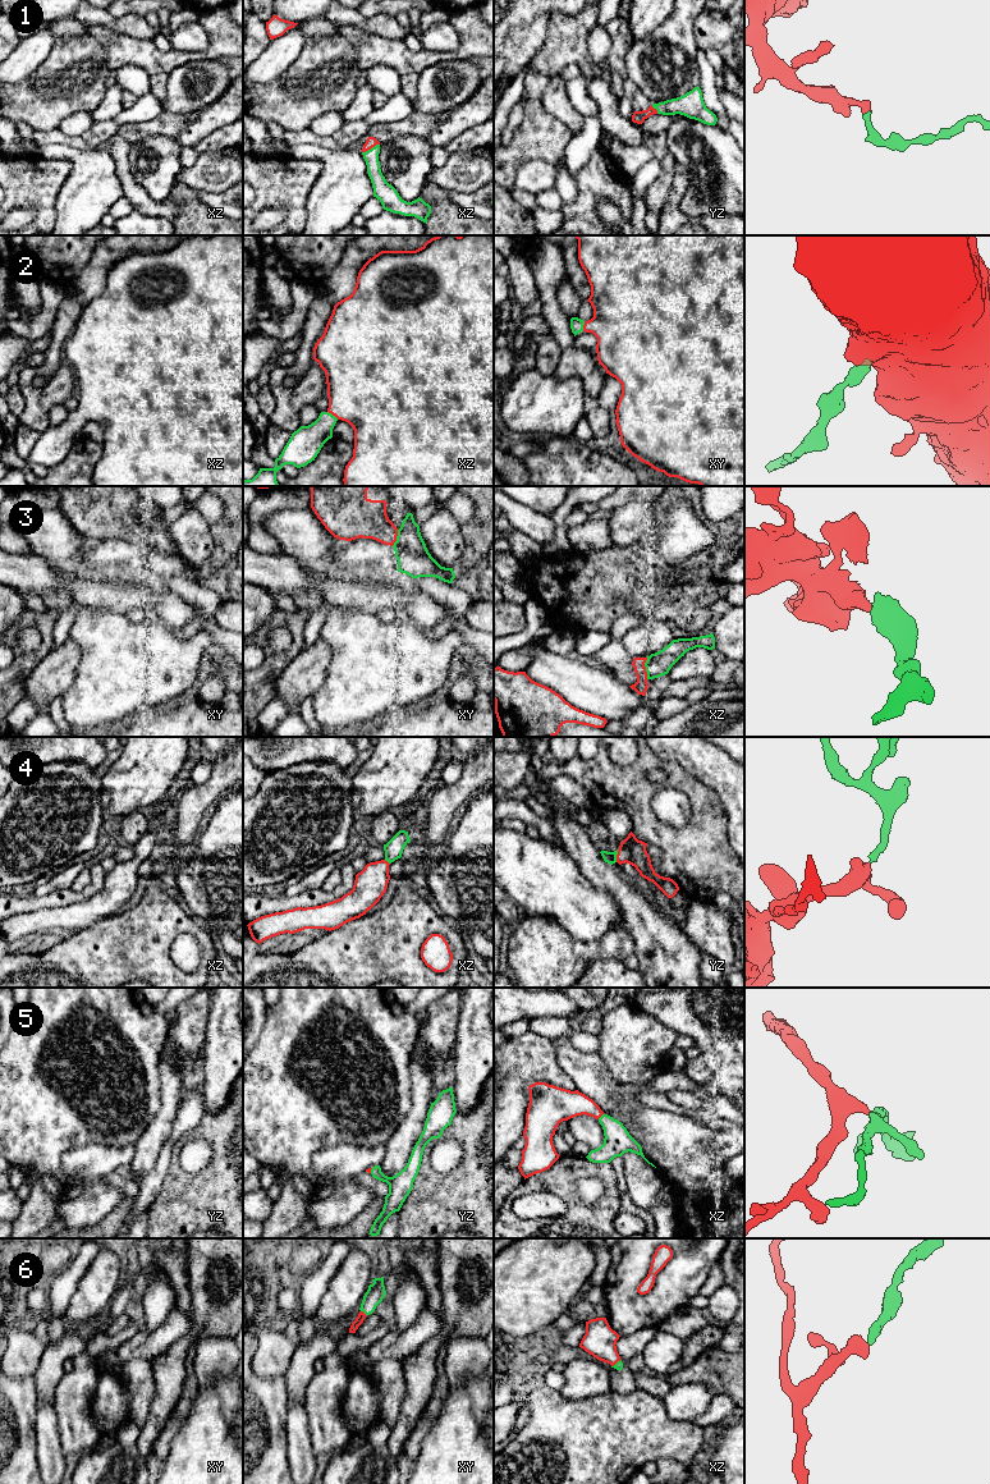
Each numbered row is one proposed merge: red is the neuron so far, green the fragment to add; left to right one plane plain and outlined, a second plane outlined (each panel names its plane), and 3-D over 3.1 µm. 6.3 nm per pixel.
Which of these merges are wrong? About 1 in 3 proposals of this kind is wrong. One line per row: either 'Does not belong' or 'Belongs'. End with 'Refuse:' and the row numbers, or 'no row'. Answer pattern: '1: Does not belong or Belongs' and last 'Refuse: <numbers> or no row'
1: Belongs
2: Belongs
3: Belongs
4: Belongs
5: Belongs
6: Belongs
Refuse: no row

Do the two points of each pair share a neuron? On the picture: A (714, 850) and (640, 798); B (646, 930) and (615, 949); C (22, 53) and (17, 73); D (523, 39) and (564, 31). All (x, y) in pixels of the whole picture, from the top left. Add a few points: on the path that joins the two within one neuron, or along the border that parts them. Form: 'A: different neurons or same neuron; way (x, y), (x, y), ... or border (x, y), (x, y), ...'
A: same neuron; way (692, 850), (684, 850), (667, 838), (649, 820)
B: different neurons; border (623, 928), (632, 938), (635, 952)
C: same neuron; way (22, 58), (17, 68)
D: different neurons; border (546, 31), (541, 46), (530, 60)

